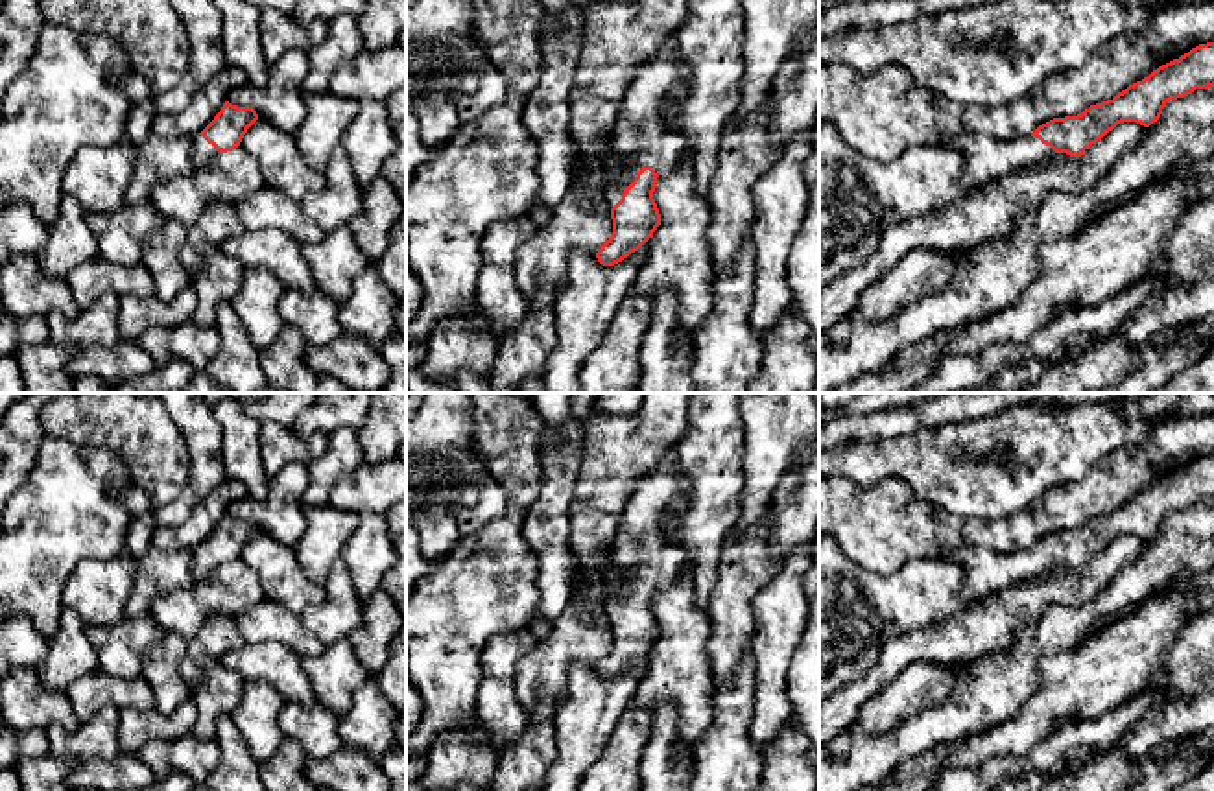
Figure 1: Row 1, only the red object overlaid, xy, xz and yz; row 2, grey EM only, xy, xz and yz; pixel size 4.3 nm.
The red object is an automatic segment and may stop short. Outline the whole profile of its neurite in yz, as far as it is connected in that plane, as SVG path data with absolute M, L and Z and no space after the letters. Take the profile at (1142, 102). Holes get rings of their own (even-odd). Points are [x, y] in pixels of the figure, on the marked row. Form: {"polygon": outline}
{"polygon": "M1214 42L1199 44L1159 66L1113 100L1090 105L1077 116L1053 118L1039 125L1031 136L994 140L969 133L946 140L945 148L965 159L963 184L974 190L1015 170L1042 164L1055 153L1081 157L1122 122L1149 127L1170 100L1208 87L1214 87Z"}

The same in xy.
{"polygon": "M225 101L214 120L199 135L192 136L190 159L194 168L201 168L214 157L236 149L256 120L258 114L253 107Z"}

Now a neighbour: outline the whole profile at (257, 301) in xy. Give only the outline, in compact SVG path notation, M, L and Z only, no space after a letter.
M244 267L242 288L231 306L260 352L279 341L286 325L279 313L279 301L284 291L284 284L271 271Z

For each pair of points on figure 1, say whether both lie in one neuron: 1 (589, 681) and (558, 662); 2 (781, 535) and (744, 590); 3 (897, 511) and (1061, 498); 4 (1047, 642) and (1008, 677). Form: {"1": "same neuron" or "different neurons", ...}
{"1": "different neurons", "2": "different neurons", "3": "same neuron", "4": "same neuron"}

